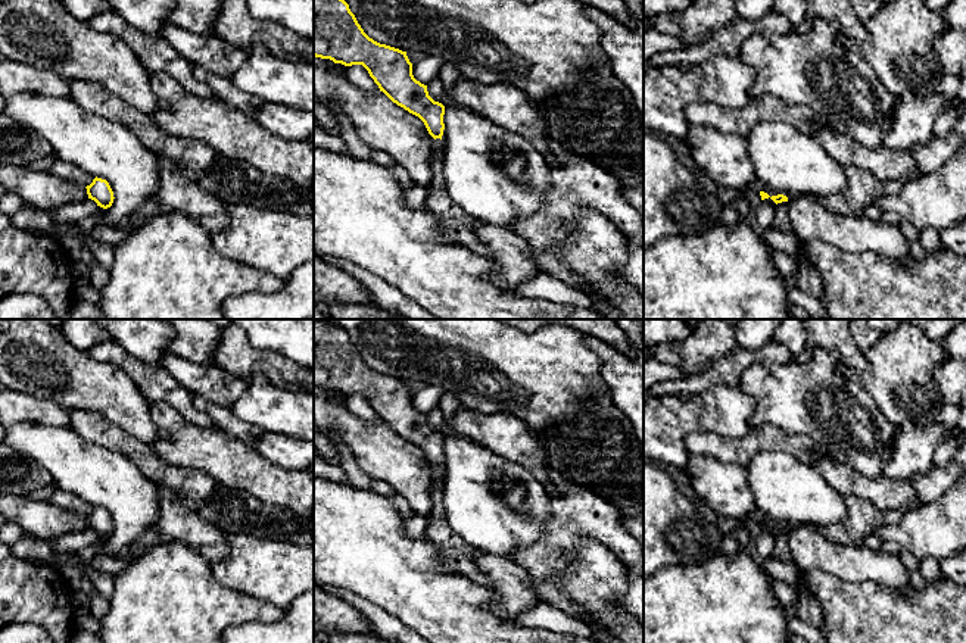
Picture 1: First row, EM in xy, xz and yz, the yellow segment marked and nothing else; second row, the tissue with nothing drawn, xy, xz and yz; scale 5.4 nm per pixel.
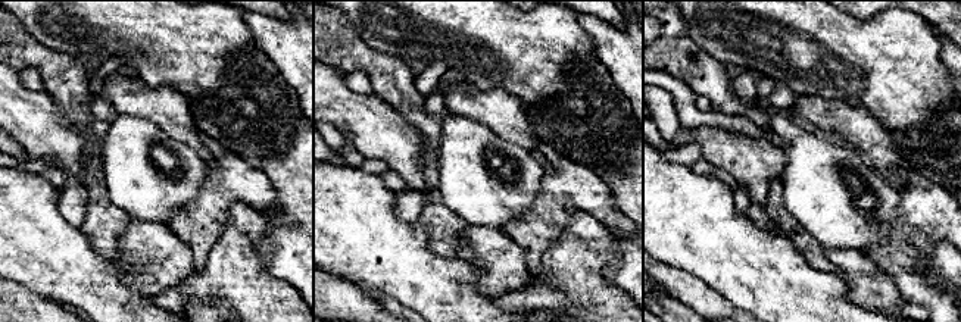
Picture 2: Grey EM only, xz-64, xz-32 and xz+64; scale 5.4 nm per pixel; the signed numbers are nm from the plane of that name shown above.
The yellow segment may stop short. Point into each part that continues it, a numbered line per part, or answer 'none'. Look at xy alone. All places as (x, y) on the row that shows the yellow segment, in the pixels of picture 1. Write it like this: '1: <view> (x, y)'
1: xy (67, 171)

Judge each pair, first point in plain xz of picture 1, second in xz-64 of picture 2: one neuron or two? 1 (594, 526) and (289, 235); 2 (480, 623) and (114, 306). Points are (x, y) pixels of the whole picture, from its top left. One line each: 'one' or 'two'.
1: two
2: one

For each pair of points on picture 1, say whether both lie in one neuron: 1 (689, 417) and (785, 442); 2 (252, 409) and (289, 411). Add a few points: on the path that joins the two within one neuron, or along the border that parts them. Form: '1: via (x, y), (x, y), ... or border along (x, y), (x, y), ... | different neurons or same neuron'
1: border along (751, 427), (738, 437), (723, 437), (713, 431) | different neurons
2: via (261, 409), (280, 411) | same neuron

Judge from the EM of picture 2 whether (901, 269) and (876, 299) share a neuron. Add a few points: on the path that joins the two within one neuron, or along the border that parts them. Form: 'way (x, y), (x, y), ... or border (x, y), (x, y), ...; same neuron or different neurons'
border (867, 256), (896, 281), (898, 290), (907, 299); different neurons

